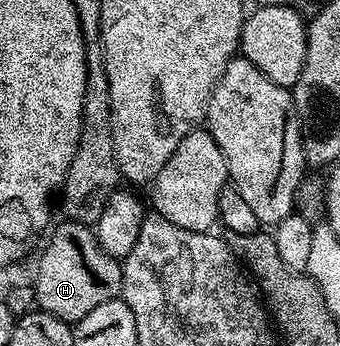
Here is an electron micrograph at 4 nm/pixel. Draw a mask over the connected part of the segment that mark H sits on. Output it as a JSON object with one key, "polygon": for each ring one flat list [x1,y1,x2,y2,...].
{"polygon":[[62,219,62,222,56,225,53,226,54,234,51,235,50,242,47,243,46,250,38,261,38,274,32,278,34,299,41,312,56,315,67,323,77,323,80,319,84,319,84,315,88,315,88,311,100,307,100,303,113,301,121,294,122,261,108,255,104,247,100,247,98,236,91,226,81,225,79,221,69,219]]}

